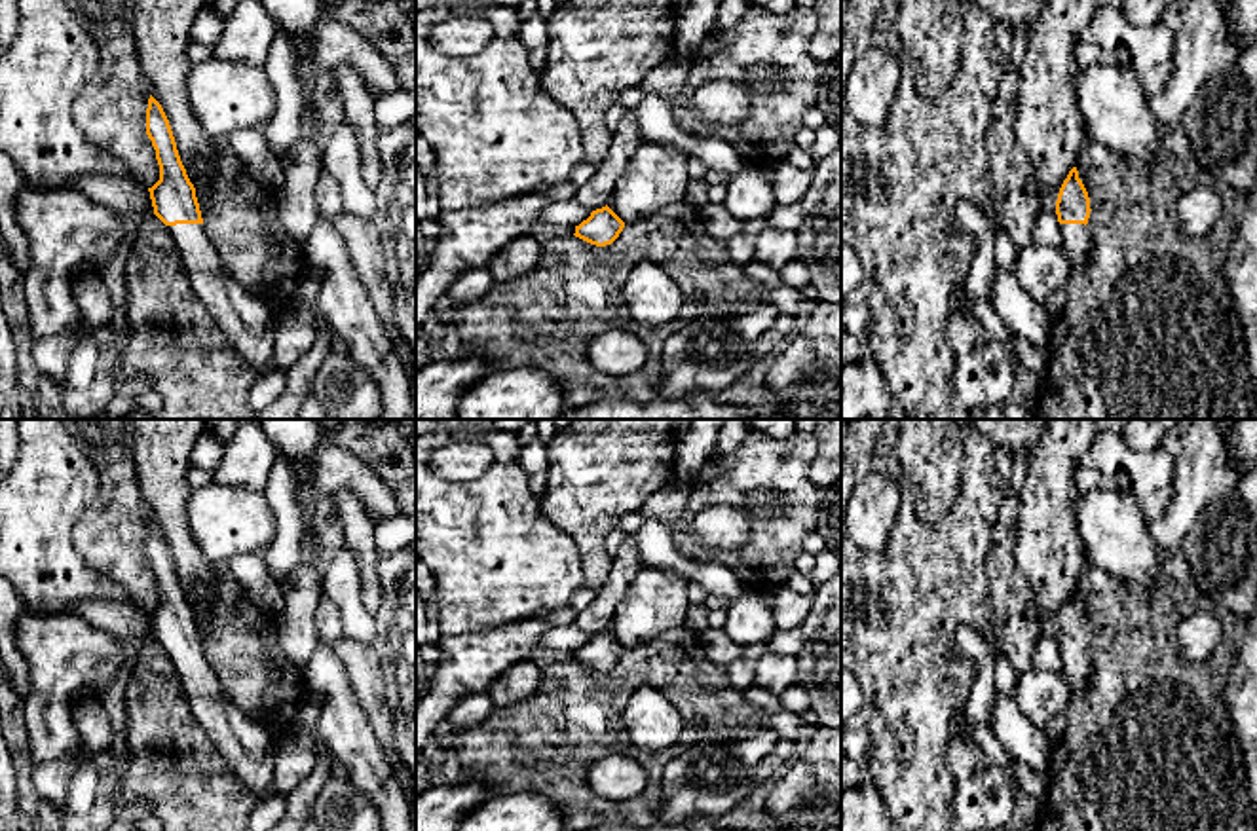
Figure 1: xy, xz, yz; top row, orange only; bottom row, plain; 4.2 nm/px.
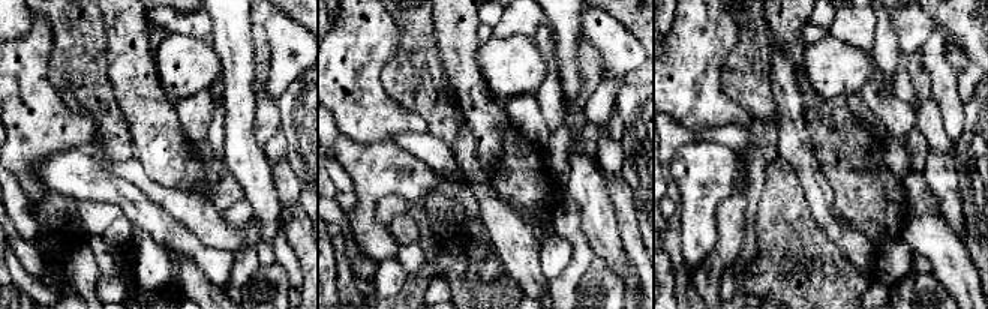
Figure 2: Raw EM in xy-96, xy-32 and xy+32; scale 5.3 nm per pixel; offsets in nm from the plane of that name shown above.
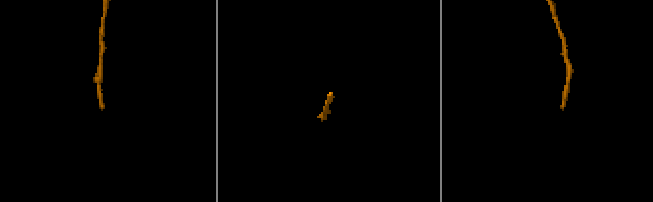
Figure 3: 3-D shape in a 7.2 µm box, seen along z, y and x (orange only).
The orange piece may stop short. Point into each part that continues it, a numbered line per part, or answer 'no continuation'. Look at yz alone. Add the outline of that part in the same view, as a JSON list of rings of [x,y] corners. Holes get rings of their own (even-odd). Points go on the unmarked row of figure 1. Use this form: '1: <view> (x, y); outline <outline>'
1: yz (1077, 666); outline [[[1061,649],[1061,662],[1061,674],[1073,698],[1086,689],[1092,675],[1092,660],[1084,649]]]

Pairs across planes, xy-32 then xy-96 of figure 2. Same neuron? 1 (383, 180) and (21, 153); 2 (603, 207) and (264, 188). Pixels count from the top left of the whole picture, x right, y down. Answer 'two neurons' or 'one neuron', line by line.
1: two neurons
2: one neuron

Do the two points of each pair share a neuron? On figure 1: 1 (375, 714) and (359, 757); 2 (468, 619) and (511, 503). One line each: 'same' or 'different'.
1: different
2: same

